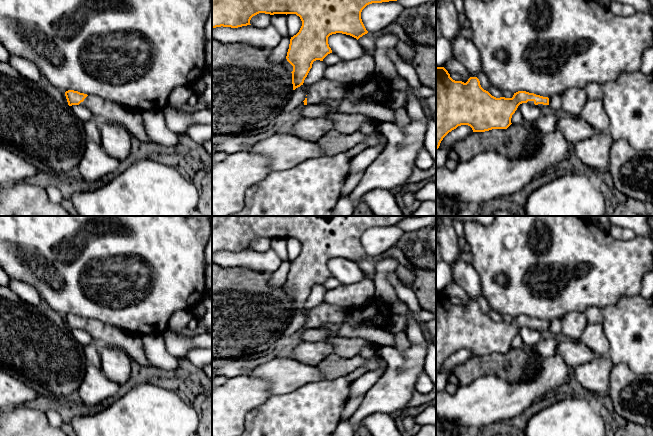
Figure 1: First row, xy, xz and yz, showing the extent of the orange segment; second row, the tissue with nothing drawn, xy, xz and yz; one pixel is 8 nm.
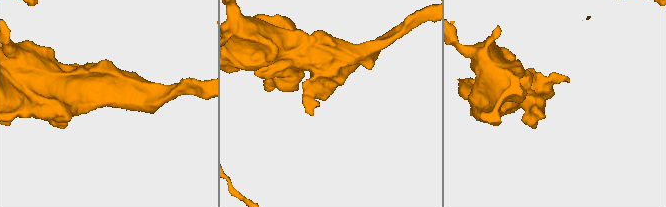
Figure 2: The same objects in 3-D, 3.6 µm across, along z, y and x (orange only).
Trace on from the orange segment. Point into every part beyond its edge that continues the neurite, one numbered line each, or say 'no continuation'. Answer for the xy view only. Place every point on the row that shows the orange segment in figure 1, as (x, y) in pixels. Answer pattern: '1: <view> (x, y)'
1: xy (102, 110)

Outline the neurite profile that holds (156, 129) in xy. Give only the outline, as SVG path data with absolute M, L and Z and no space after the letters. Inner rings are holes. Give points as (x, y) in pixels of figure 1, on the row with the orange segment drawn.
M142 111L142 117L146 134L153 142L165 147L177 145L178 134L168 129L163 111Z

